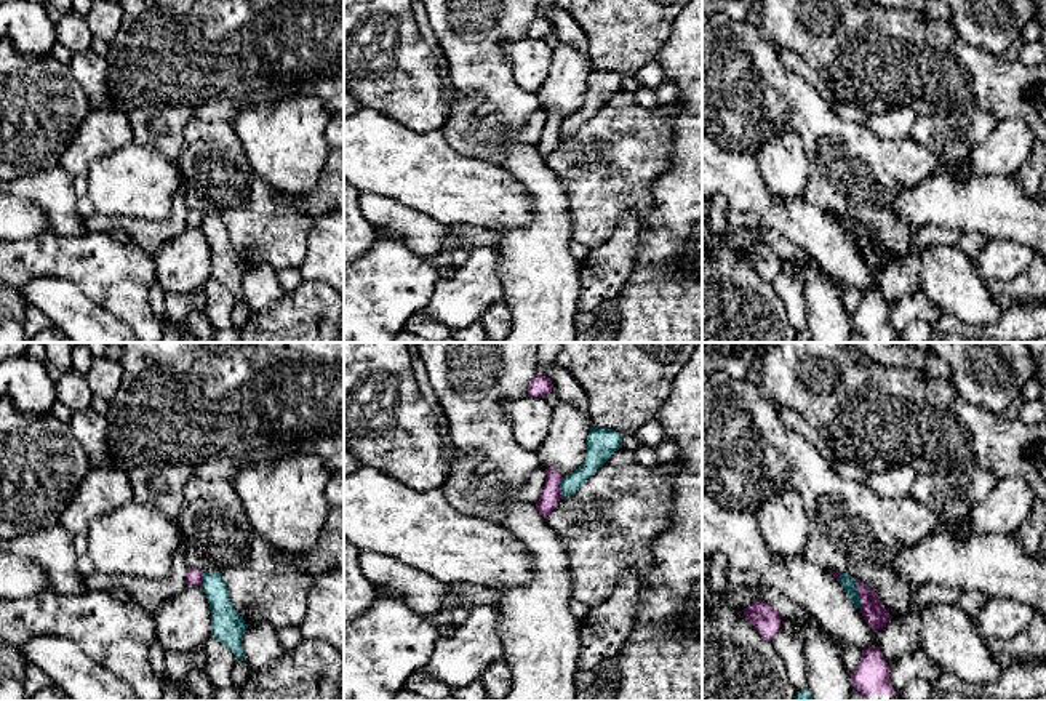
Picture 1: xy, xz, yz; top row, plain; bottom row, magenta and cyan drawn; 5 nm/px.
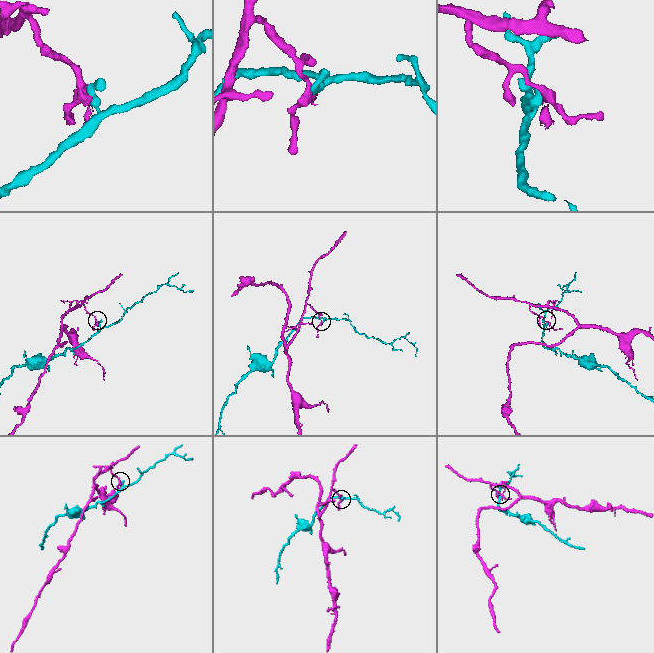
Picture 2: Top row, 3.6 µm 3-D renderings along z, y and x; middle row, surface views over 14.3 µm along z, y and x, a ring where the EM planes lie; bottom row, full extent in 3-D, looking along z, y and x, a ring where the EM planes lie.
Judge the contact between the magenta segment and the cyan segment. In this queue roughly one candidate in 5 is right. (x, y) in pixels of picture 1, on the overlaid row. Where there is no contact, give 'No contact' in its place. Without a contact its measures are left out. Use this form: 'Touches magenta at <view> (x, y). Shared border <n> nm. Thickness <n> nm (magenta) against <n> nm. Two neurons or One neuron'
Touches magenta at yz (858, 592). Shared border 160 nm. Thickness 120 nm (magenta) against 80 nm. Two neurons

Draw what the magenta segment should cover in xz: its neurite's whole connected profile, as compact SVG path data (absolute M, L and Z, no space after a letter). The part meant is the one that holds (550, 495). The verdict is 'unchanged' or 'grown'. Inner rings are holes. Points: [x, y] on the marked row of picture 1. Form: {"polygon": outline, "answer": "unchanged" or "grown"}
{"polygon": "M553 467L545 469L547 480L542 490L539 501L536 503L536 509L545 519L558 504L561 498L561 475Z", "answer": "unchanged"}

